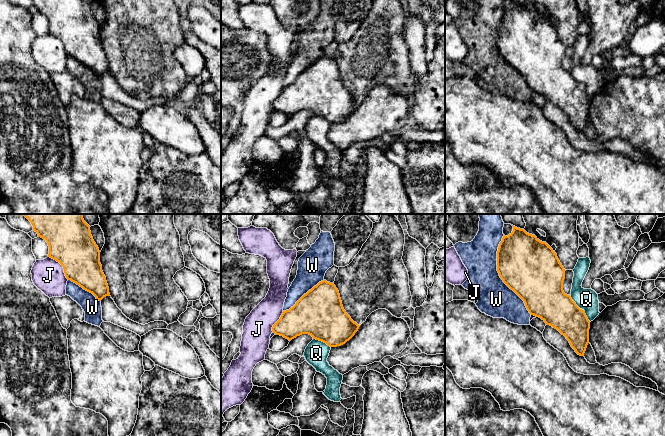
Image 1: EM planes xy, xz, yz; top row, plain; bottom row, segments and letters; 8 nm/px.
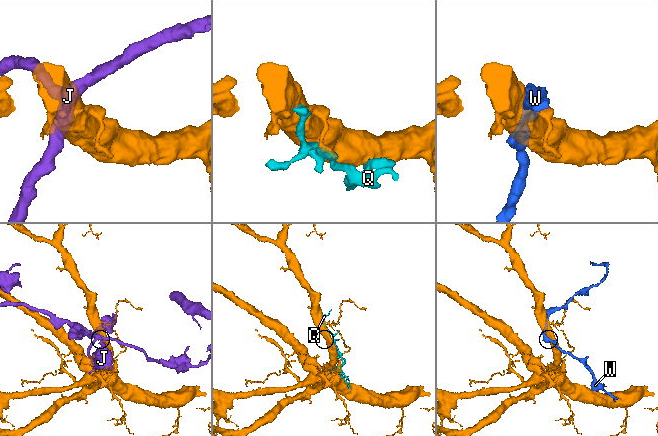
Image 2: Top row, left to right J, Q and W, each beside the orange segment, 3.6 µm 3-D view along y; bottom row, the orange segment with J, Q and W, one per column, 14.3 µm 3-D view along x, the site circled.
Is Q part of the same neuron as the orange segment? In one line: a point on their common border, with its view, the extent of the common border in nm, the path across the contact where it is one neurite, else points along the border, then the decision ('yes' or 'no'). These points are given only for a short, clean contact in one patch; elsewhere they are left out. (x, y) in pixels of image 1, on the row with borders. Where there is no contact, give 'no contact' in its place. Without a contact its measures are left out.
yz (581, 309) | 280 nm | no

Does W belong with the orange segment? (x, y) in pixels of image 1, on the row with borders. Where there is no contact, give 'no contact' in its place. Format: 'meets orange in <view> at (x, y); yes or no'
meets orange in yz at (499, 275); no

